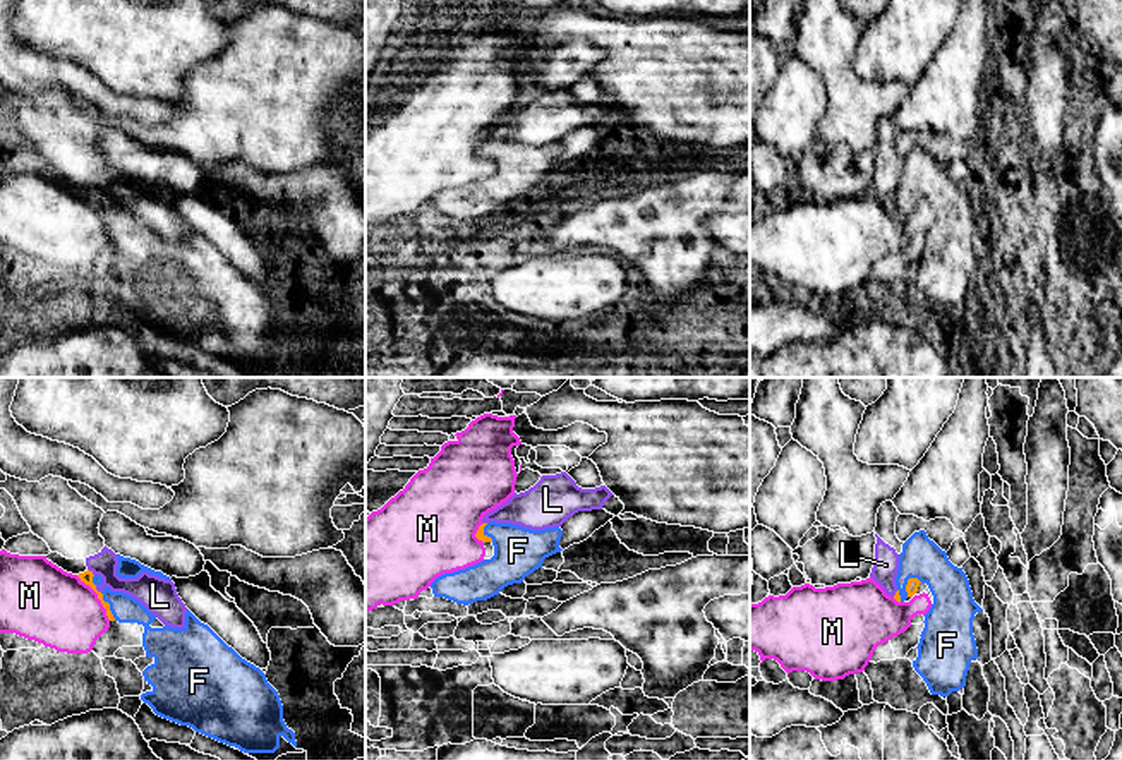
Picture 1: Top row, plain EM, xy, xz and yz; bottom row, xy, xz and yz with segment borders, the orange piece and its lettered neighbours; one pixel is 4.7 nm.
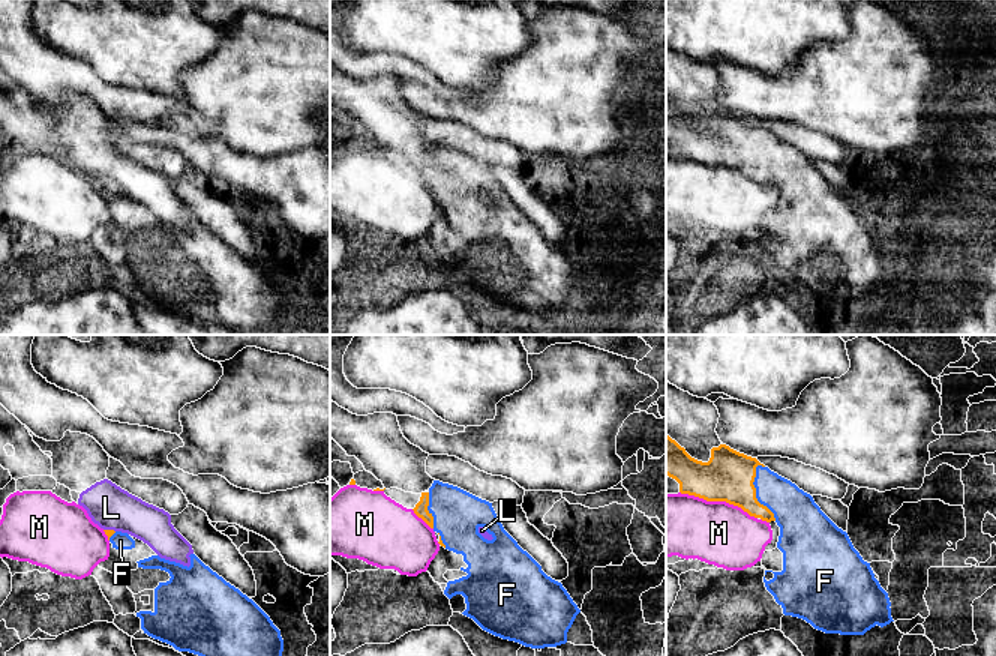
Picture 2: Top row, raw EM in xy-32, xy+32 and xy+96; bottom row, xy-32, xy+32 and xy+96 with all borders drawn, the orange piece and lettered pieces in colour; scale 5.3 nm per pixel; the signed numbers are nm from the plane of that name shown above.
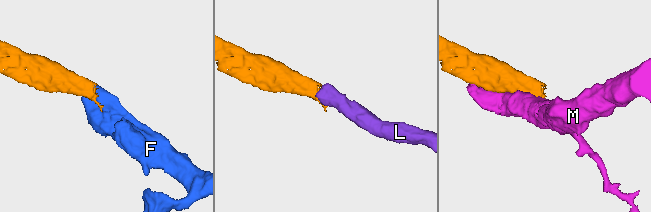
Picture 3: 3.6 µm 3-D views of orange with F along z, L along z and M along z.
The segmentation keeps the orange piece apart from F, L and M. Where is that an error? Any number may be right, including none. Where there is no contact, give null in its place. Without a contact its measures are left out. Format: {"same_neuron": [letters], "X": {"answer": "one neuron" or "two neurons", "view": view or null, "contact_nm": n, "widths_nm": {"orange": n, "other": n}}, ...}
{"same_neuron": ["F"], "F": {"answer": "one neuron", "view": "xy", "contact_nm": 150, "widths_nm": {"orange": 60, "other": 130}}, "L": {"answer": "two neurons", "view": "xy", "contact_nm": 50, "widths_nm": {"orange": 60, "other": 140}}, "M": {"answer": "two neurons", "view": "xy", "contact_nm": 280, "widths_nm": {"orange": 60, "other": 360}}}

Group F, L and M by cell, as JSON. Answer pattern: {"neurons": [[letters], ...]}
{"neurons": [["F"], ["L"], ["M"]]}

